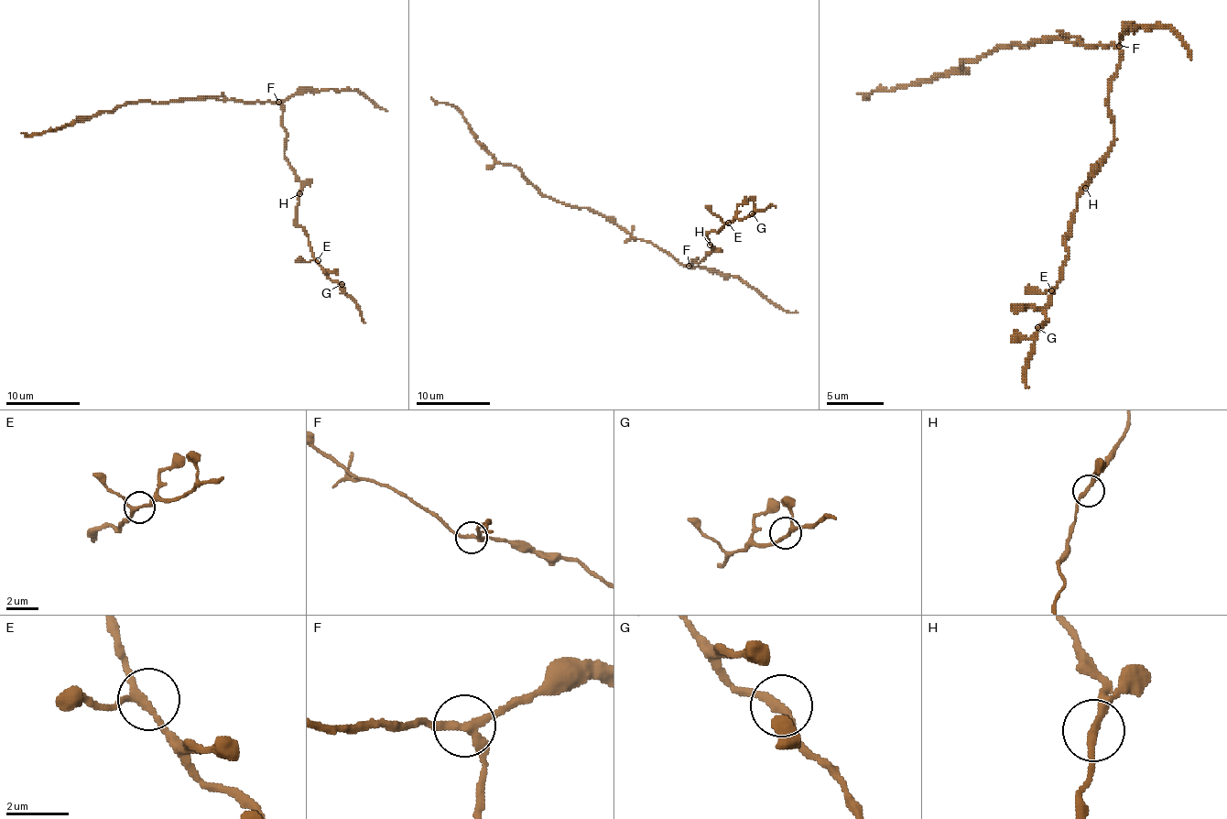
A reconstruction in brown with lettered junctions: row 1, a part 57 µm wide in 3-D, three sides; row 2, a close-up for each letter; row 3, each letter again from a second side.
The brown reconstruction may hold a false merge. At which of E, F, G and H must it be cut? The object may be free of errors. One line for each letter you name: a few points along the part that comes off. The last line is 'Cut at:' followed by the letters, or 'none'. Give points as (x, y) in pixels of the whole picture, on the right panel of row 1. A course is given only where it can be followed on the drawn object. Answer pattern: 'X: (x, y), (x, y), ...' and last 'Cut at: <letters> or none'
F: (1120, 45), (1037, 39), (1026, 48), (1011, 45), (969, 60), (923, 82), (866, 96), (857, 93)
Cut at: F

